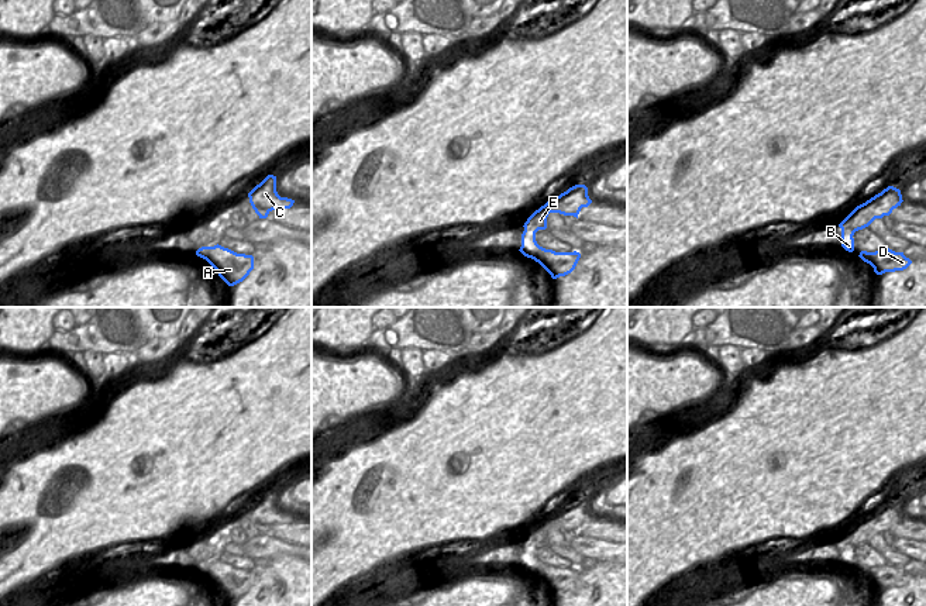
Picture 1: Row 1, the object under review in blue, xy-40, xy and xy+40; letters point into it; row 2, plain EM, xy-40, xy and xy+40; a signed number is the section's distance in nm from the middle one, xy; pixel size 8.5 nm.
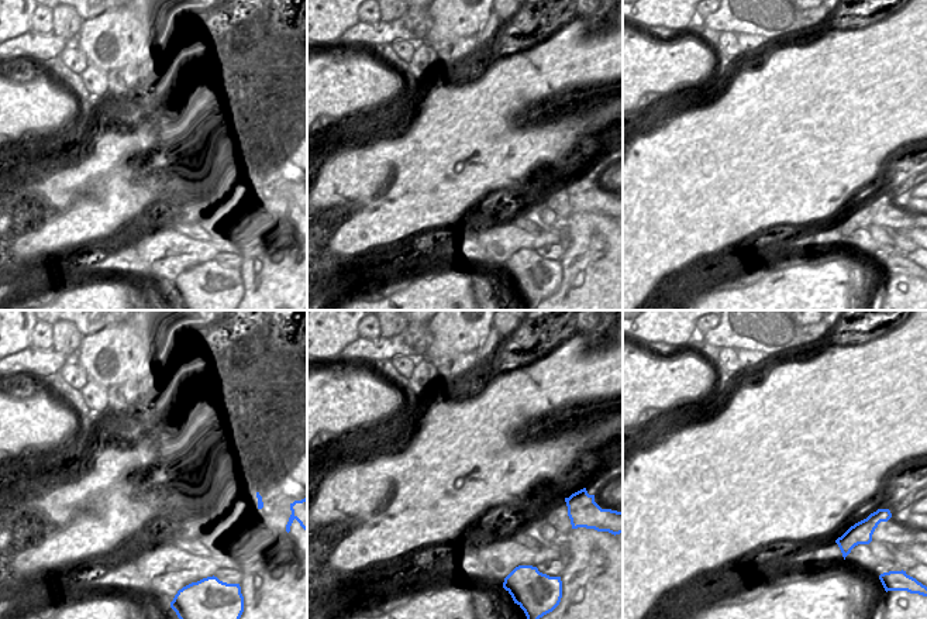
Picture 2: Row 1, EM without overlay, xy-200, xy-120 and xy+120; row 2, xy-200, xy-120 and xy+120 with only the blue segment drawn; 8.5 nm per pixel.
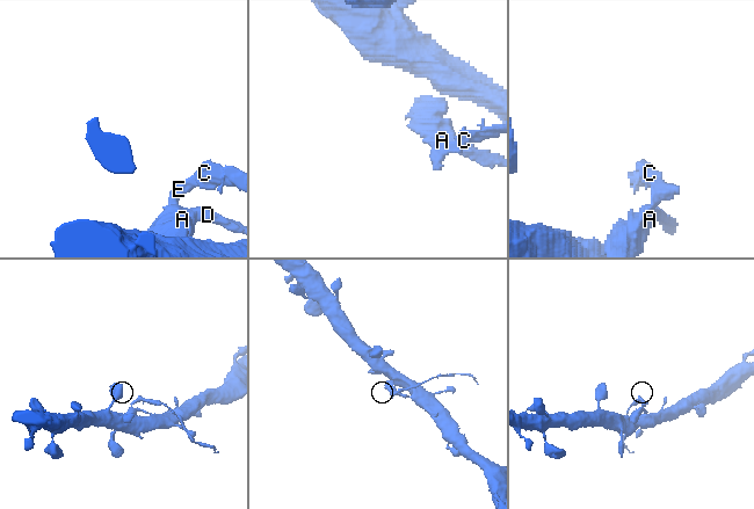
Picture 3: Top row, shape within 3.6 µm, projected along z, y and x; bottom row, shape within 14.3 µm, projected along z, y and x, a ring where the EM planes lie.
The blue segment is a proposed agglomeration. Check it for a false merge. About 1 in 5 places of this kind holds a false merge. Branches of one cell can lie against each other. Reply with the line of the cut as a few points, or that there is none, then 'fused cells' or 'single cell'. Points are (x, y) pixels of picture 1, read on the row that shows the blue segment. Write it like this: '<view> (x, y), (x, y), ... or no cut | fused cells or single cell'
xy (525, 224), (537, 230) | fused cells

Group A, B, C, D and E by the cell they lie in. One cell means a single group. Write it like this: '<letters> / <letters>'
A B D / C E

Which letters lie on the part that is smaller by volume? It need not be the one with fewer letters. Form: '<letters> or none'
C, E

